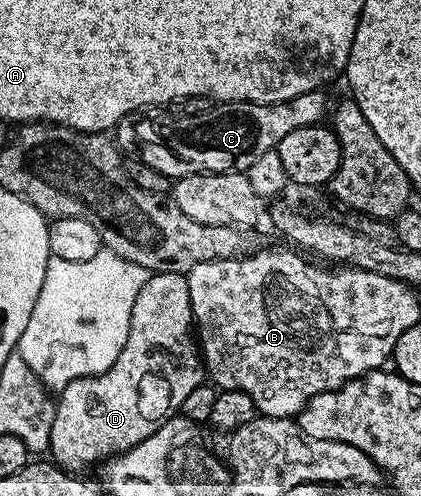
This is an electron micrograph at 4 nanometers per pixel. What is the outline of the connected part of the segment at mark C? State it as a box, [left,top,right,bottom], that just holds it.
[117,90,329,181]

